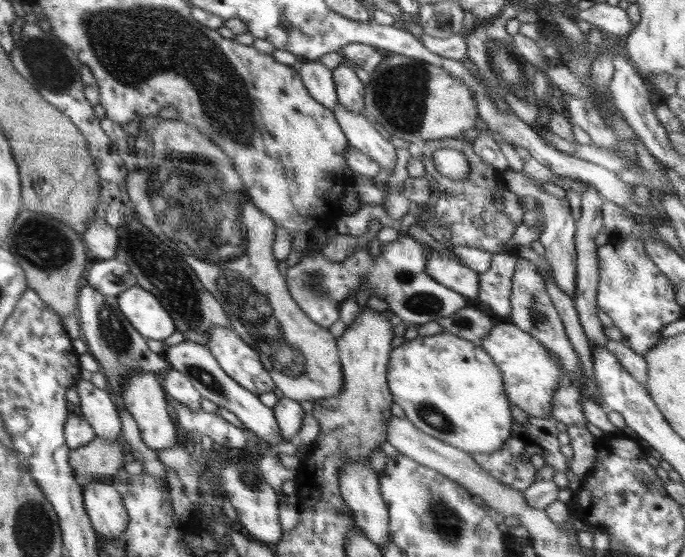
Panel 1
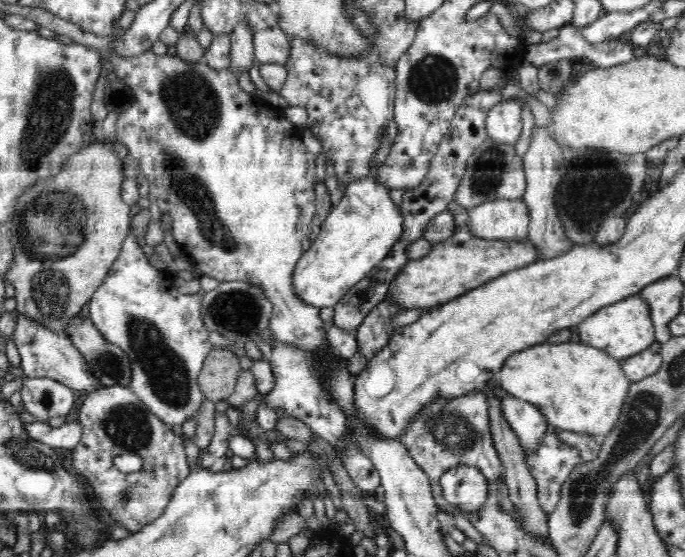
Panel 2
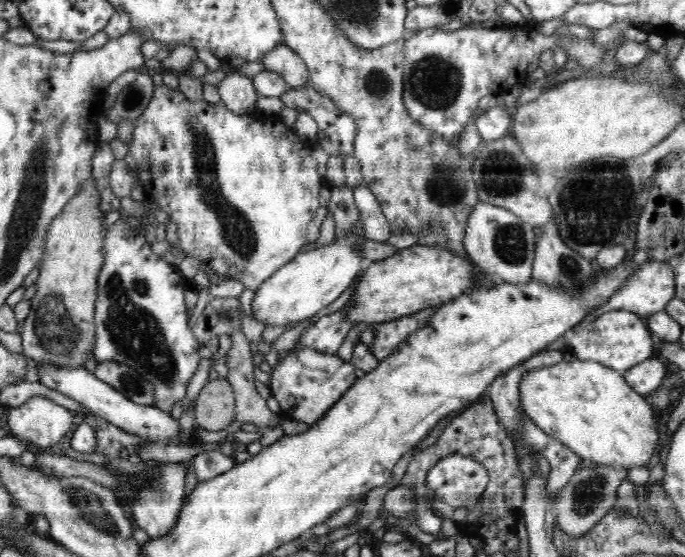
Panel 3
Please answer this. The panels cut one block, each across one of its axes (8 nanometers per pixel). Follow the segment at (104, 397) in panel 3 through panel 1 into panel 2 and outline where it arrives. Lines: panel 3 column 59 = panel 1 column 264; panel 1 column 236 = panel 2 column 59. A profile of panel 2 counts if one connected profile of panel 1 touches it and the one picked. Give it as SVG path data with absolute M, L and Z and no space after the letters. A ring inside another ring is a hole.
M17 311L16 315L18 315L18 324L16 324L16 330L14 330L13 341L21 356L19 366L23 368L23 374L27 378L38 376L54 378L74 390L78 396L82 392L90 393L101 388L98 385L98 379L90 373L90 367L86 365L86 359L73 345L66 333L48 330L37 322L22 316Z

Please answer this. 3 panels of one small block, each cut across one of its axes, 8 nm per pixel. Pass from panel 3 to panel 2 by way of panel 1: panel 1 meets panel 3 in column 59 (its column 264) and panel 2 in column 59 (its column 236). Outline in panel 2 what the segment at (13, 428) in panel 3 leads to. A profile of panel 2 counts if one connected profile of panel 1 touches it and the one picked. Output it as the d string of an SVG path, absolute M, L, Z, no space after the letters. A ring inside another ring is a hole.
M48 376L30 377L23 381L22 404L36 422L67 416L78 395L60 381Z

